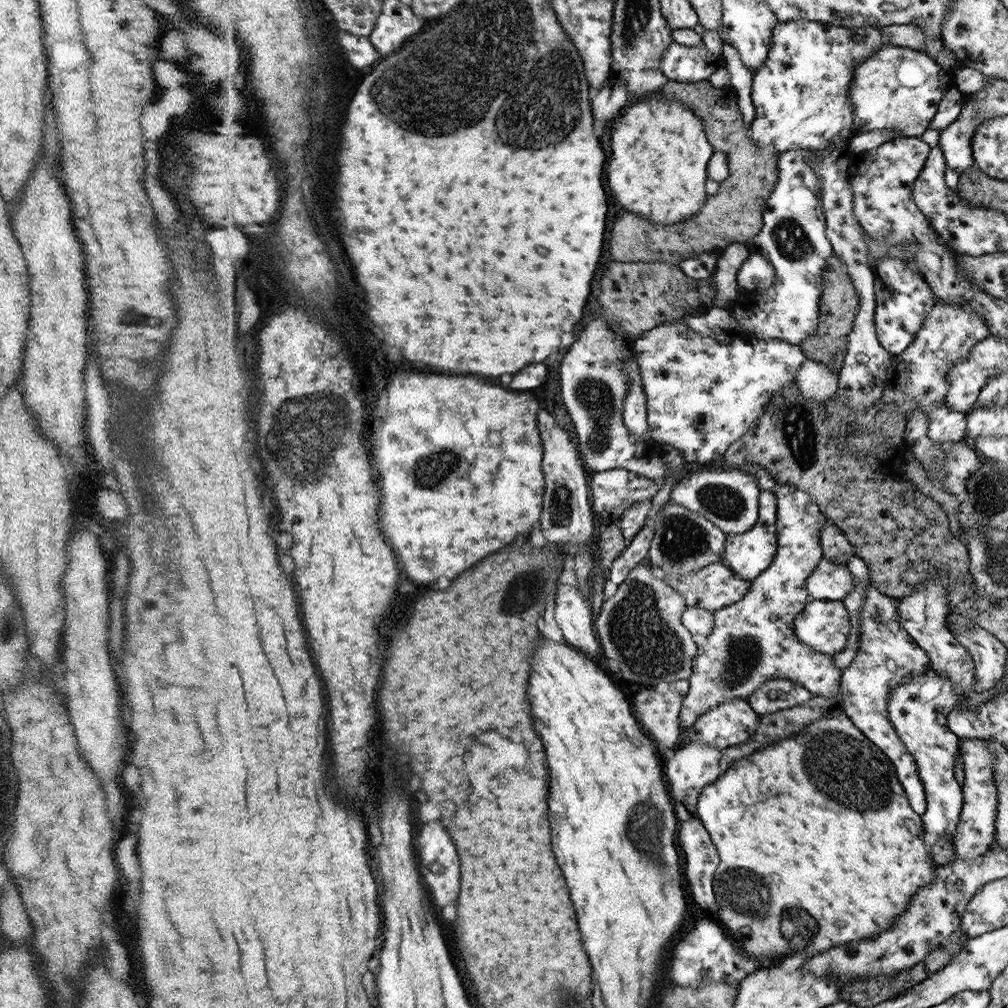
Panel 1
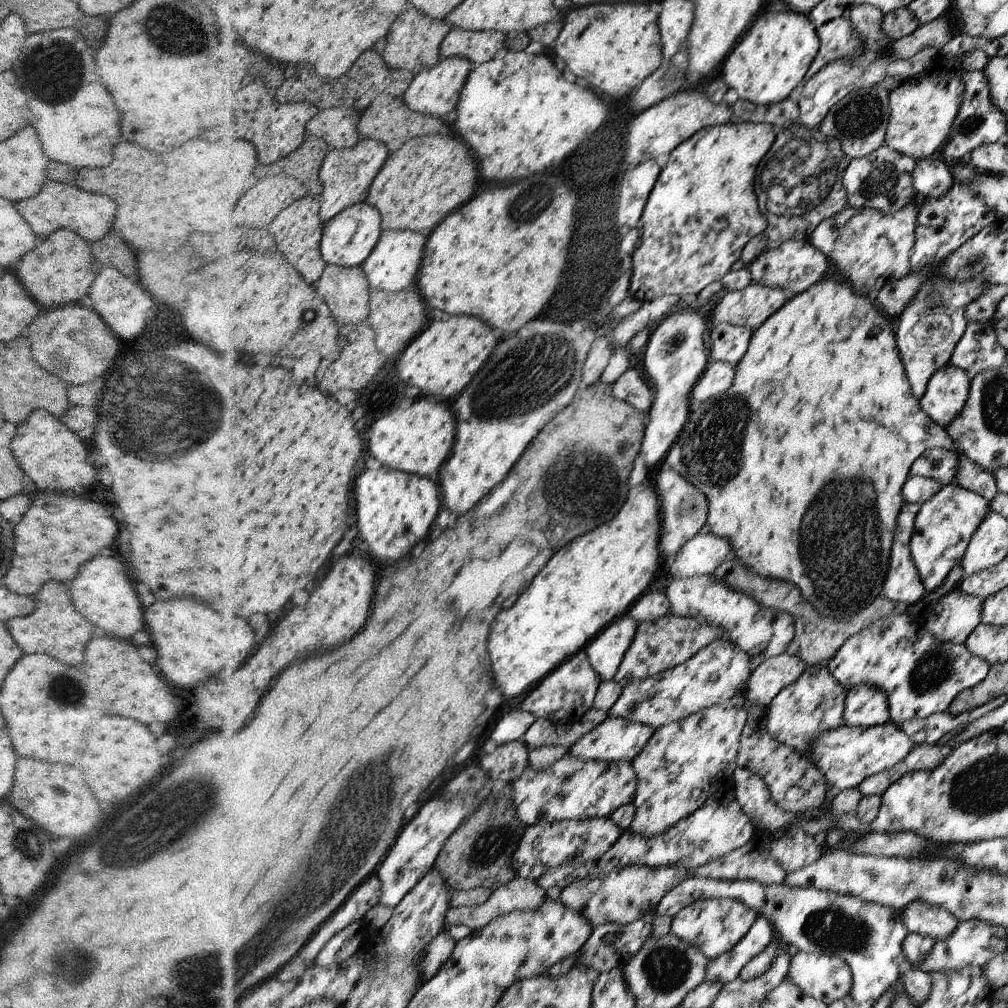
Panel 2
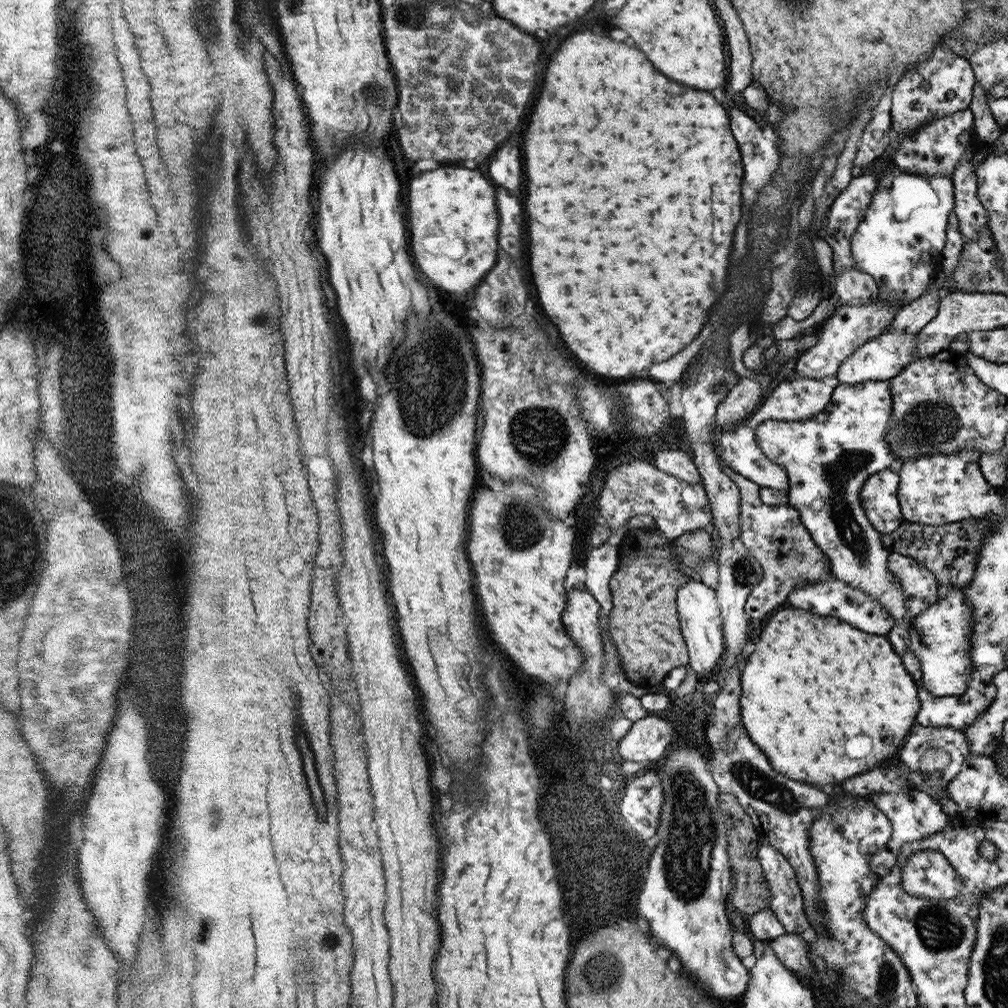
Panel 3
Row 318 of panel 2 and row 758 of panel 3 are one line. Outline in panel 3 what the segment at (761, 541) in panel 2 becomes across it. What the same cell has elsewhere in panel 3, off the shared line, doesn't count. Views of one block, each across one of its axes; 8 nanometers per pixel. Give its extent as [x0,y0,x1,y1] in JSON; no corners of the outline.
[739,606,922,789]

